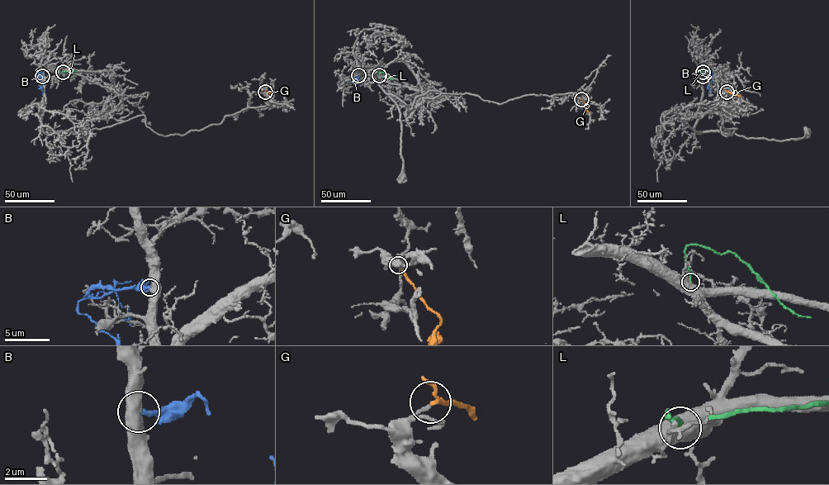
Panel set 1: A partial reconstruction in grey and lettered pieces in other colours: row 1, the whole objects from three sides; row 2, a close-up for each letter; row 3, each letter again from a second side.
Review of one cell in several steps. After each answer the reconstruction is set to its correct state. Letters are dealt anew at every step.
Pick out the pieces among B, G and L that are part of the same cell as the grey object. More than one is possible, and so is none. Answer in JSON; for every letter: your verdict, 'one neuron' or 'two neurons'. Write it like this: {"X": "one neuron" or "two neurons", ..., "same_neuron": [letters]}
{"B": "two neurons", "G": "two neurons", "L": "two neurons", "same_neuron": []}

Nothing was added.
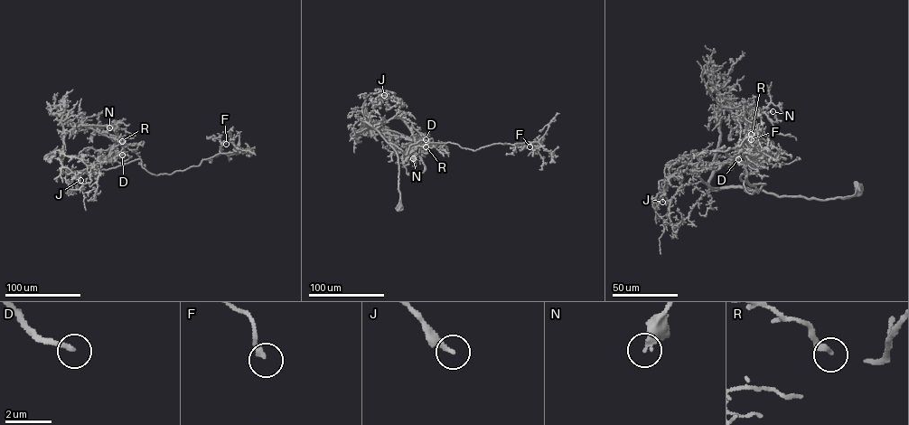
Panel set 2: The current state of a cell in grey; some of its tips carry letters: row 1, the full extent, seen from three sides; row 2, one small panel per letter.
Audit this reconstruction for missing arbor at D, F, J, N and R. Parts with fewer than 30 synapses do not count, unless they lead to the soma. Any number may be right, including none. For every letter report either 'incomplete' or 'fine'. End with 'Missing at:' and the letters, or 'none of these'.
D: incomplete
F: fine
J: incomplete
N: fine
R: fine
Missing at: D, J

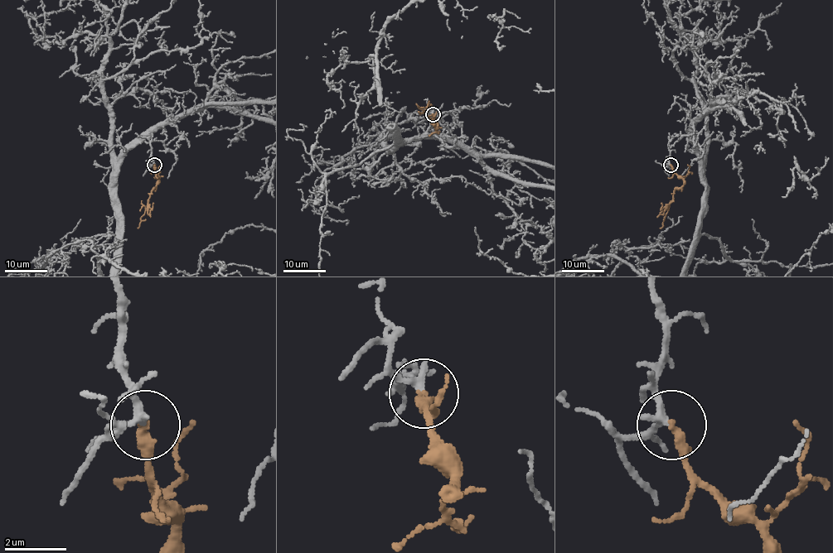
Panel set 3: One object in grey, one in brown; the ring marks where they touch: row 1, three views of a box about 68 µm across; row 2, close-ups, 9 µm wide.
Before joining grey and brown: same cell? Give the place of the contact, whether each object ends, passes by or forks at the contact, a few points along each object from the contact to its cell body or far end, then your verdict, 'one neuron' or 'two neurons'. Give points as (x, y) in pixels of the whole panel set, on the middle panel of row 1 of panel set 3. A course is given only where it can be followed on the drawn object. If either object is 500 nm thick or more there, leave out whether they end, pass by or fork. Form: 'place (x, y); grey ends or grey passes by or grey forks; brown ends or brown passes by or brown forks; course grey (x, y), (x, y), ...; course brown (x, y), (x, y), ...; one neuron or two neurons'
place (433, 114); grey passes by; brown ends; course grey (433, 113), (421, 136), (394, 147), (387, 112), (442, 155), (534, 257); course brown (433, 114), (436, 127), (416, 103); one neuron

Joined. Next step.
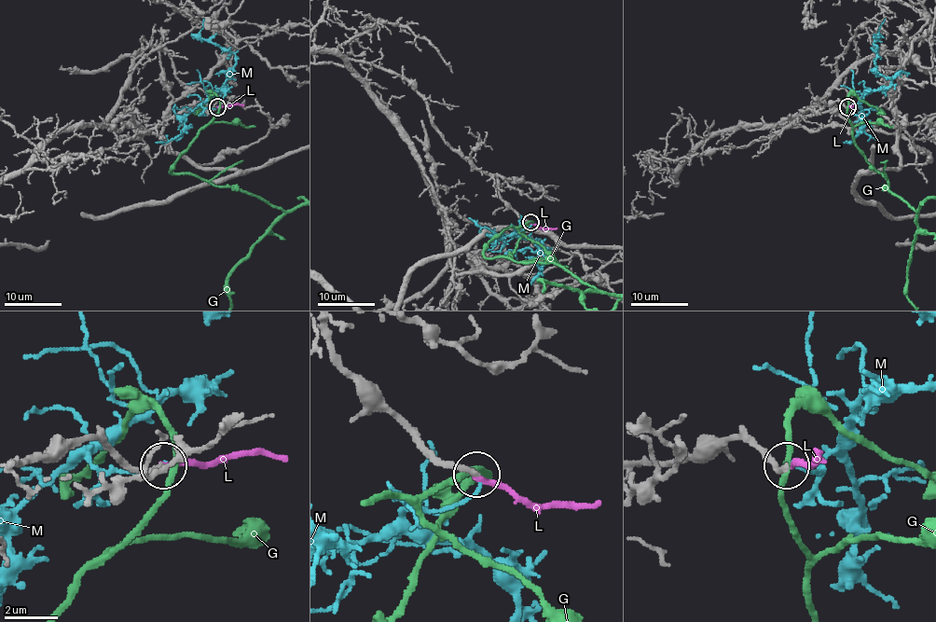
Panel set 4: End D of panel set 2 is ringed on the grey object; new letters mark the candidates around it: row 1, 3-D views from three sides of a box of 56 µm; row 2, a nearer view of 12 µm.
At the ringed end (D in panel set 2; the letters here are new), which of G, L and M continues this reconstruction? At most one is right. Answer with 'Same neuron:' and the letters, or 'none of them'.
Same neuron: L

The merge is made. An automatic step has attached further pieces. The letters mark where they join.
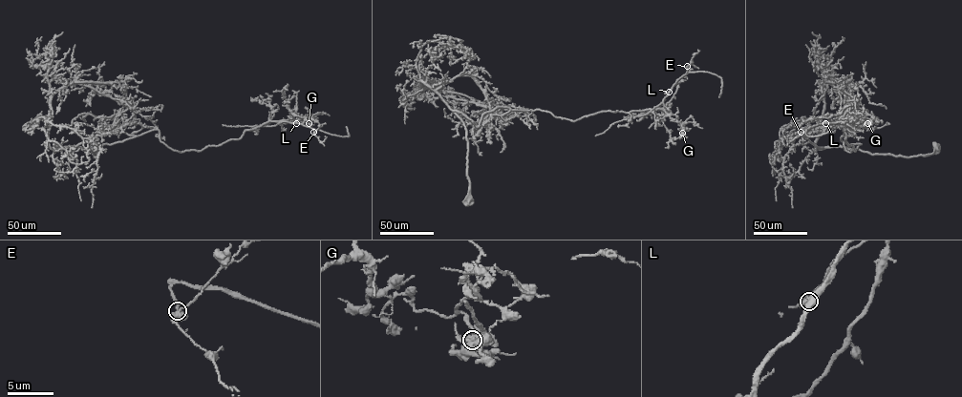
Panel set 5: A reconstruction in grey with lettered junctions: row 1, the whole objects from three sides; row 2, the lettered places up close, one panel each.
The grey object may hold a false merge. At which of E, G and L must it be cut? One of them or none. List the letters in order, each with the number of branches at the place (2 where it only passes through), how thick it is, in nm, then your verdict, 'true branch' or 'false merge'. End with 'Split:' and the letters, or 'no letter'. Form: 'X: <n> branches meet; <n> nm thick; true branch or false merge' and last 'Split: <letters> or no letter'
E: 3 branches meet; 440 nm thick; true branch
G: 4 branches meet; 500 nm thick; false merge
L: 3 branches meet; 500 nm thick; true branch
Split: G

